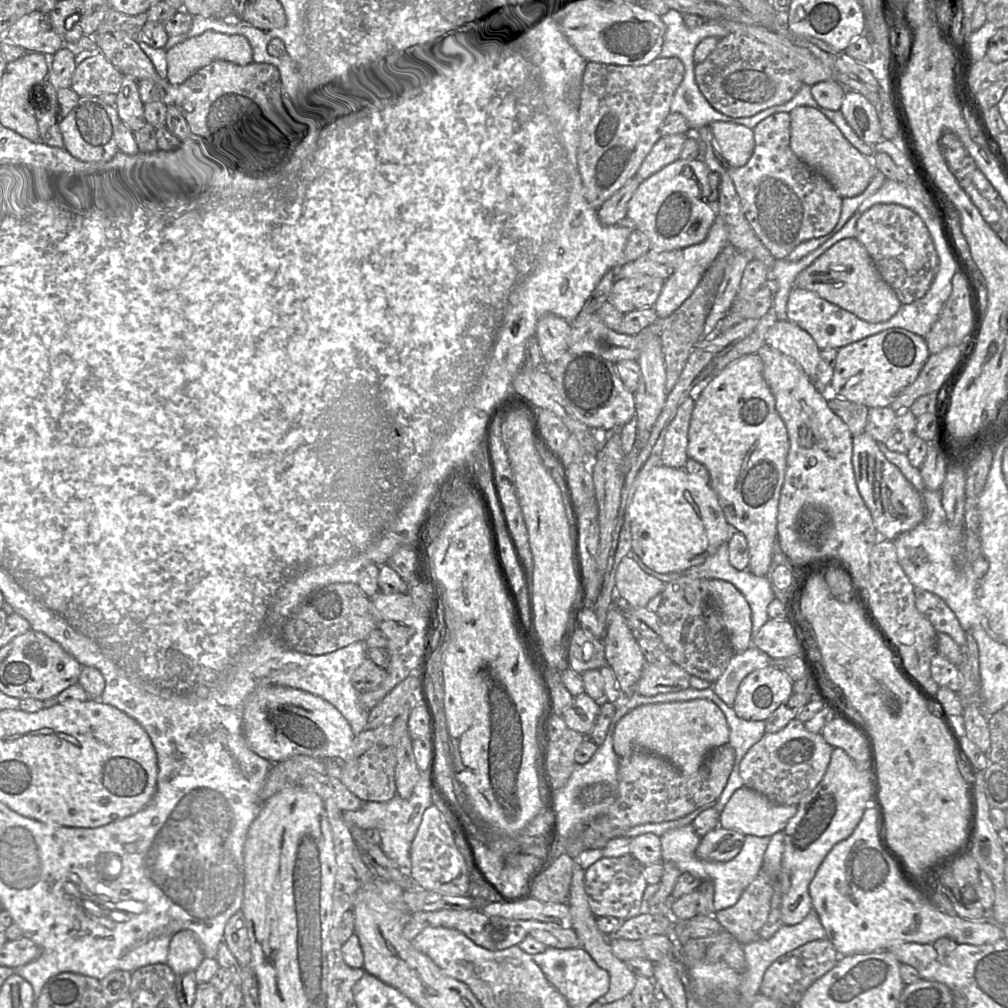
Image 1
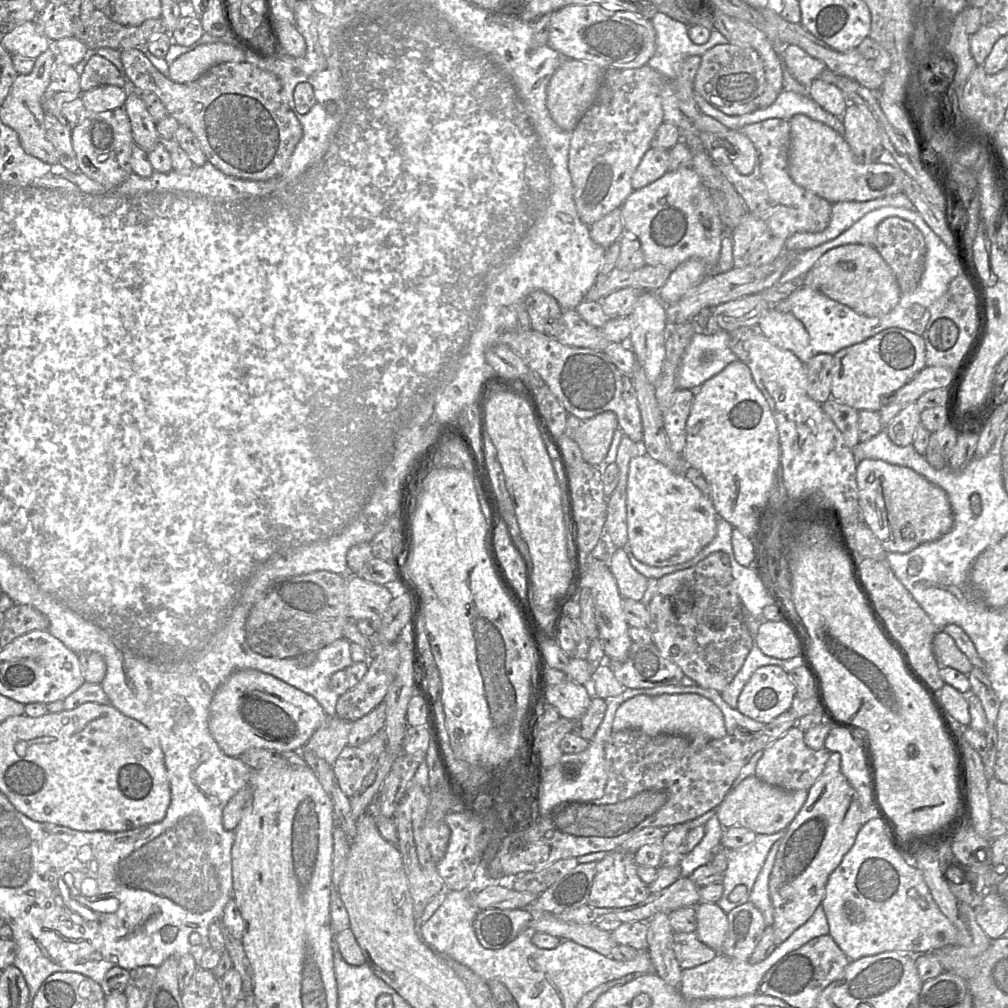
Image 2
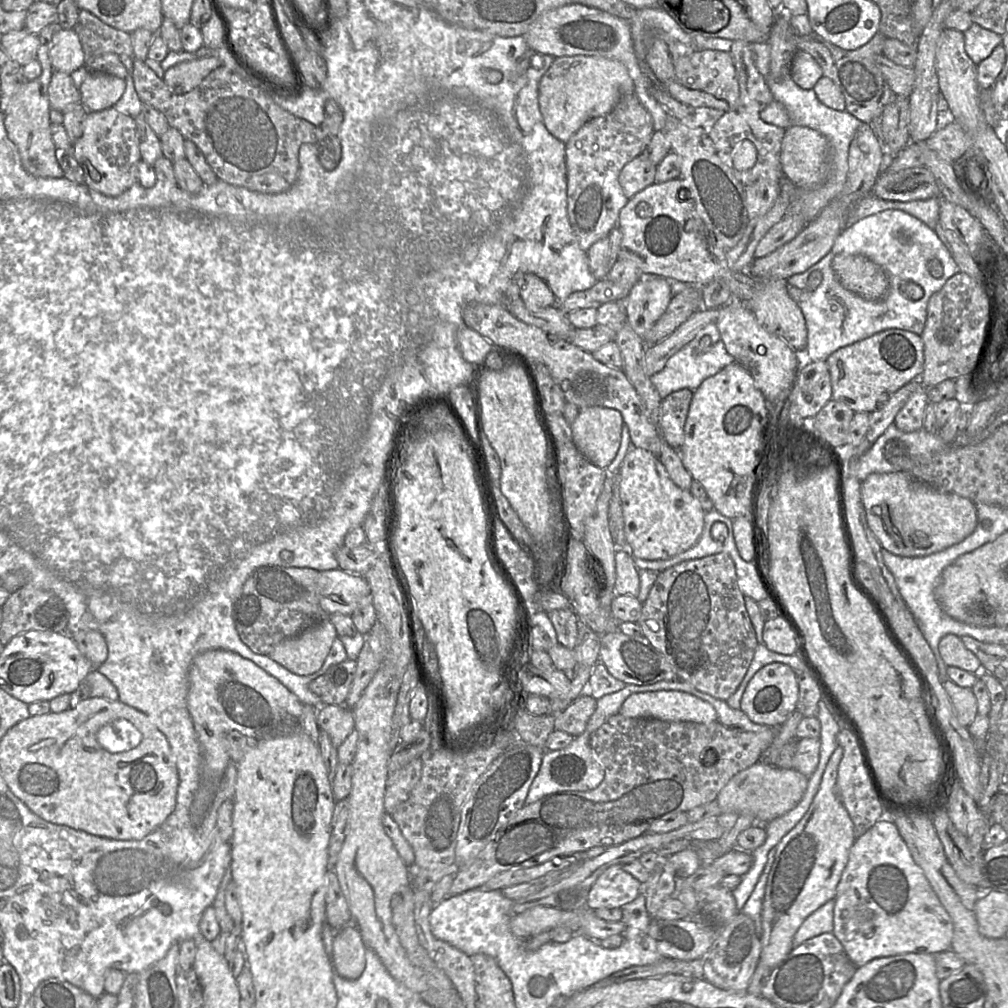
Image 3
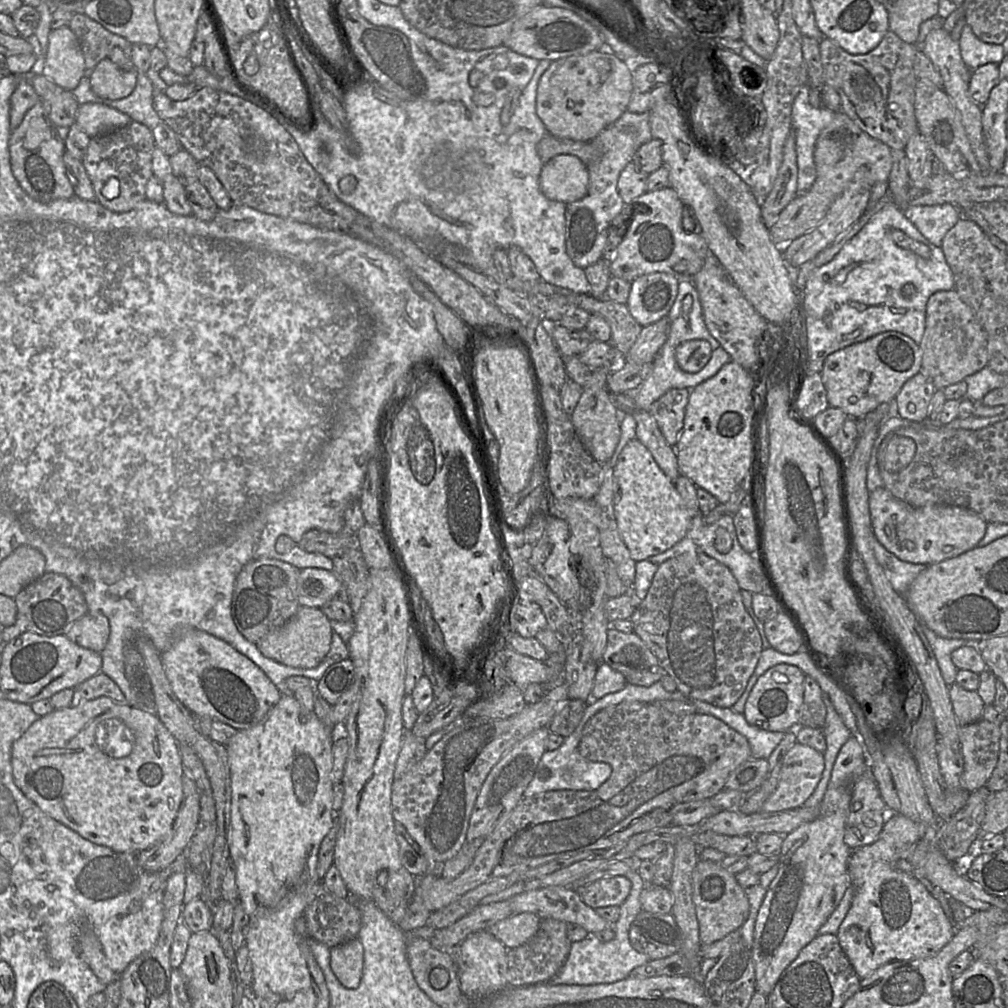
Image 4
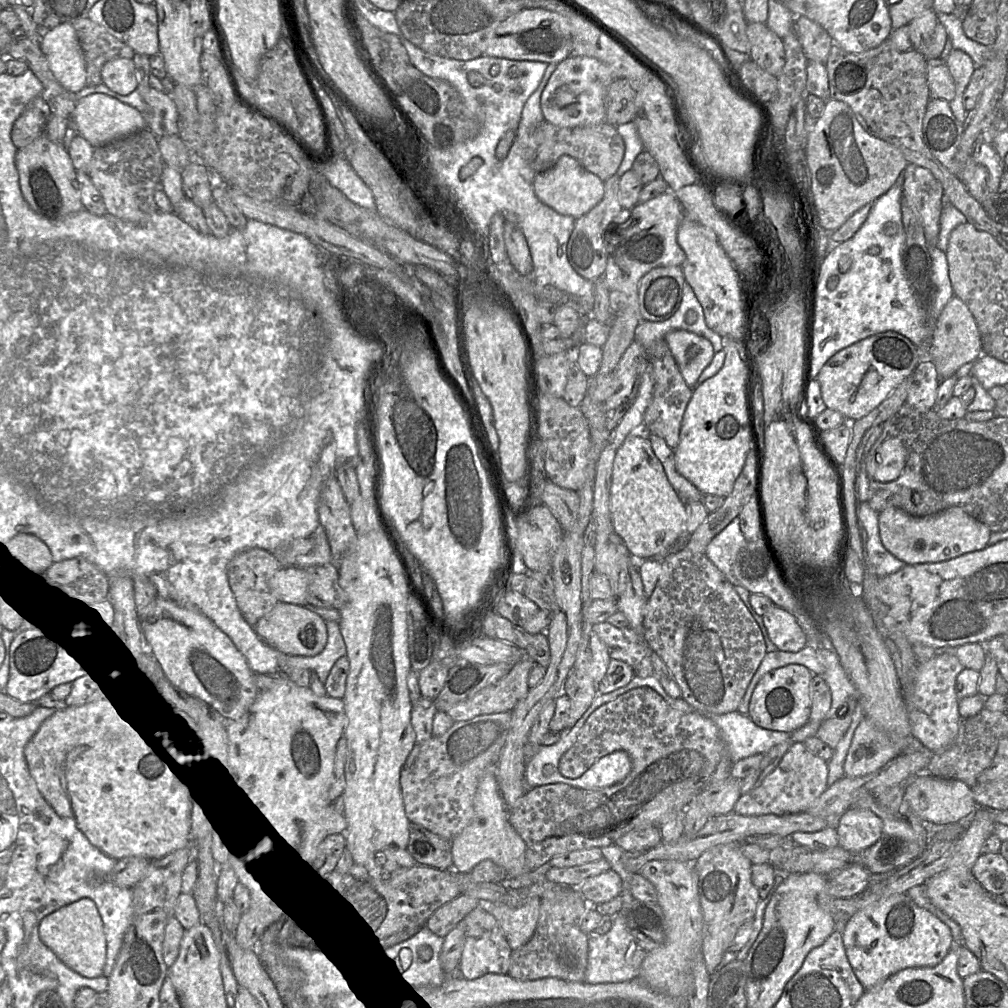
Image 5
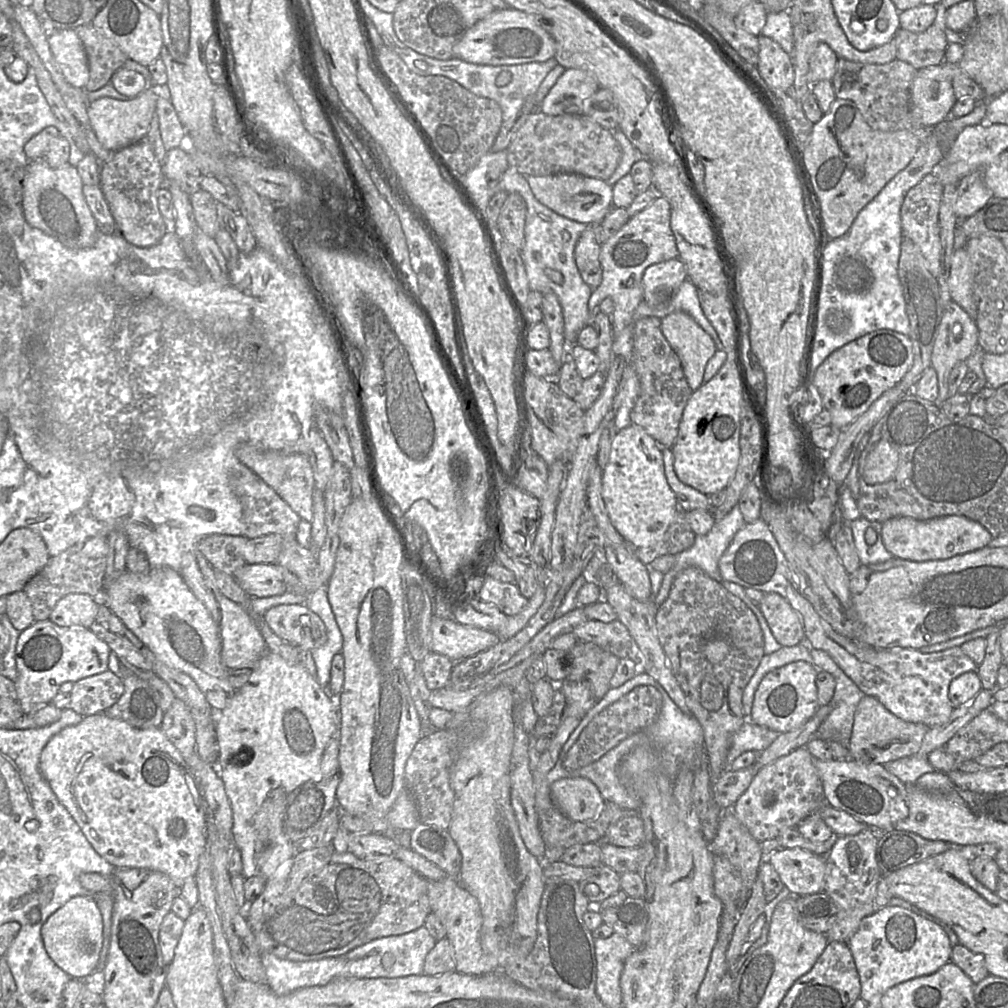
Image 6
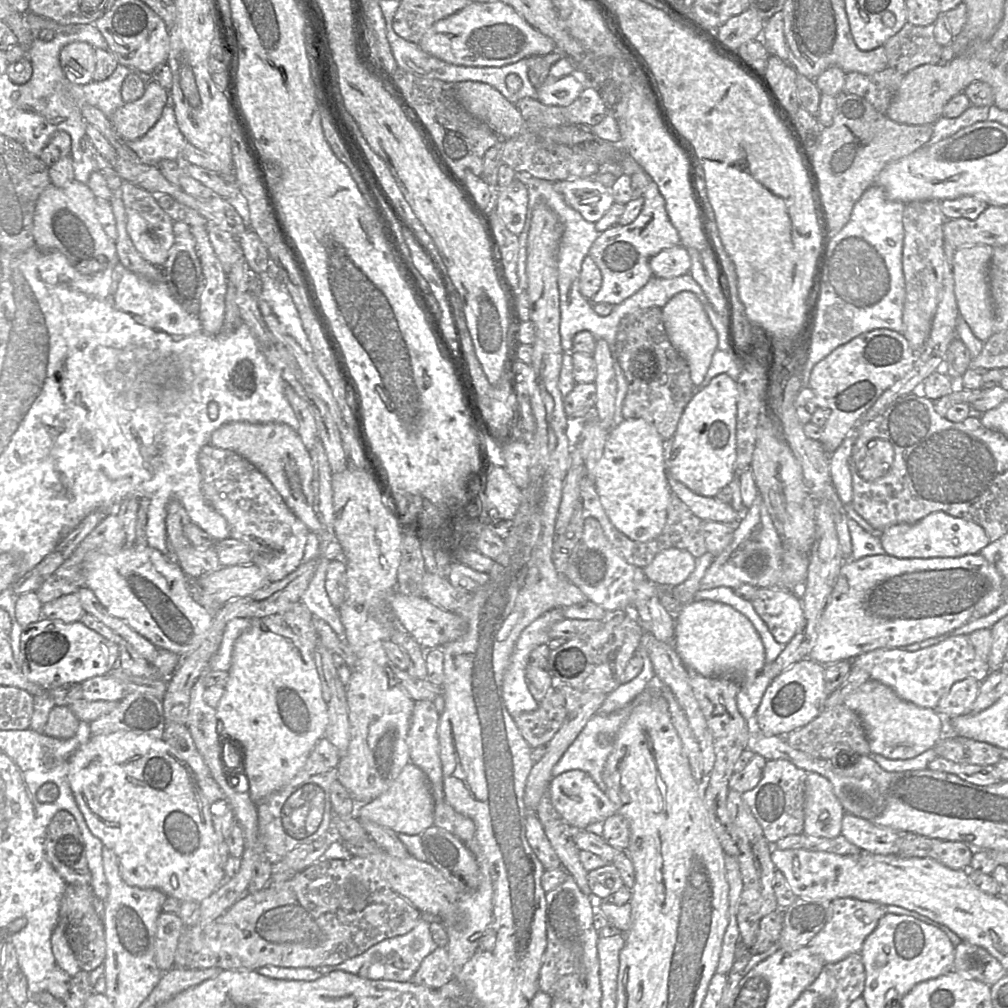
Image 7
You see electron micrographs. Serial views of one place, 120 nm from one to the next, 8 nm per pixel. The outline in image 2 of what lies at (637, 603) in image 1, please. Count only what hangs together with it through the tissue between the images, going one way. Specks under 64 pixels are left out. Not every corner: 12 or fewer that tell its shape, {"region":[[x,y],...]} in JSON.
{"region":[[623,548],[609,556],[622,598],[640,602],[648,579],[631,565]]}

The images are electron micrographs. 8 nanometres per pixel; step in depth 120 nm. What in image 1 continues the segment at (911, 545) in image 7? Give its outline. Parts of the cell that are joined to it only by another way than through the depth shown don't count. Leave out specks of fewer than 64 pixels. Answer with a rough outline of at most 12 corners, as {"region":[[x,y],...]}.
{"region":[[866,432],[853,436],[858,491],[880,539],[924,519],[920,492]]}

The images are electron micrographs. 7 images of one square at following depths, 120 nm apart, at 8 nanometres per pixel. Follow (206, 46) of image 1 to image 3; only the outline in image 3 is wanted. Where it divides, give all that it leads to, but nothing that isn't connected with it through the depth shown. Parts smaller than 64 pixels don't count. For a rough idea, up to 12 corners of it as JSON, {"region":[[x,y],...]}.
{"region":[[216,57],[186,61],[165,71],[175,94],[197,87],[221,67]]}

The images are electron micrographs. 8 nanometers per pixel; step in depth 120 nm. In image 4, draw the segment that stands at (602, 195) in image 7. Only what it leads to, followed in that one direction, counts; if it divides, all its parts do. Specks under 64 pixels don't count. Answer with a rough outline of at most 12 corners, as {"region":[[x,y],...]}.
{"region":[[560,154],[545,163],[540,189],[565,204],[586,196],[587,166]]}

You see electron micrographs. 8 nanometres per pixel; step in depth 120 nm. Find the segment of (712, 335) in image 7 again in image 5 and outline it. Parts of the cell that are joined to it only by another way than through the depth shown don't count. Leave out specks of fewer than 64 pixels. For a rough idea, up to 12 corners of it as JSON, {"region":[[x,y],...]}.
{"region":[[682,329],[664,339],[694,388],[715,354],[711,342]]}

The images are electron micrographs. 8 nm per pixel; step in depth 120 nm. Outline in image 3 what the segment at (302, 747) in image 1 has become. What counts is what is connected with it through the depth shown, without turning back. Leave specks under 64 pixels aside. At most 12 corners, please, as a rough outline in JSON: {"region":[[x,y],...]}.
{"region":[[240,655],[189,669],[187,709],[202,754],[199,826],[229,763],[226,735],[300,731],[303,704]]}

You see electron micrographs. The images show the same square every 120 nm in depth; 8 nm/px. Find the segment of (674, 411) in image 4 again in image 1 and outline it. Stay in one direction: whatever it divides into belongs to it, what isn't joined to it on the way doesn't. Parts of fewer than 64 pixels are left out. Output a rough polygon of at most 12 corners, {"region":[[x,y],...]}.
{"region":[[695,396],[679,405],[665,434],[660,463],[683,468]]}

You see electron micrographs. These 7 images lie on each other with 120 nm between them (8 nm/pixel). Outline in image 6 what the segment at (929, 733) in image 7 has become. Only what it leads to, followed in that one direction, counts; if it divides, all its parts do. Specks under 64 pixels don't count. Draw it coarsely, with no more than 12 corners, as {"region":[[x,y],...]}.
{"region":[[876,698],[857,705],[850,759],[881,764],[915,755],[929,728]]}

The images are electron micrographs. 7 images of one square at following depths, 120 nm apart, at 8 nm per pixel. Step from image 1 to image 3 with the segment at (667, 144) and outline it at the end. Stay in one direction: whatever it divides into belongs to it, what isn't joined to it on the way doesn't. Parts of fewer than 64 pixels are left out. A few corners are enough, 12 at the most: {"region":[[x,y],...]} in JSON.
{"region":[[640,154],[619,174],[627,198],[655,183],[657,165]]}

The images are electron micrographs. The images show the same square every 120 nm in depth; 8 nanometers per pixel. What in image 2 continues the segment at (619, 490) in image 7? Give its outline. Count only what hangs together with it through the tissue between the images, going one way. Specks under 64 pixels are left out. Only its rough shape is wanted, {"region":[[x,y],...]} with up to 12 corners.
{"region":[[629,463],[628,544],[648,566],[687,562],[718,514],[685,475]]}

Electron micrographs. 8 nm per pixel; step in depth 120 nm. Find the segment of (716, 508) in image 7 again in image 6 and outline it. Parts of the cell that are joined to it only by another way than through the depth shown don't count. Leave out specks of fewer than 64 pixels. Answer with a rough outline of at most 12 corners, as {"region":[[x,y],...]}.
{"region":[[662,449],[664,474],[680,510],[713,510],[708,495],[684,484]]}

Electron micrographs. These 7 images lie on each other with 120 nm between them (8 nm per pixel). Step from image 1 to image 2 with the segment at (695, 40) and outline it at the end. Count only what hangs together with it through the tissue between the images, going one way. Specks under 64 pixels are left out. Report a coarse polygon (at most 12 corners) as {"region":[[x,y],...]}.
{"region":[[656,13],[656,50],[647,65],[673,81],[680,63],[728,40],[711,30],[693,43],[688,26]]}

